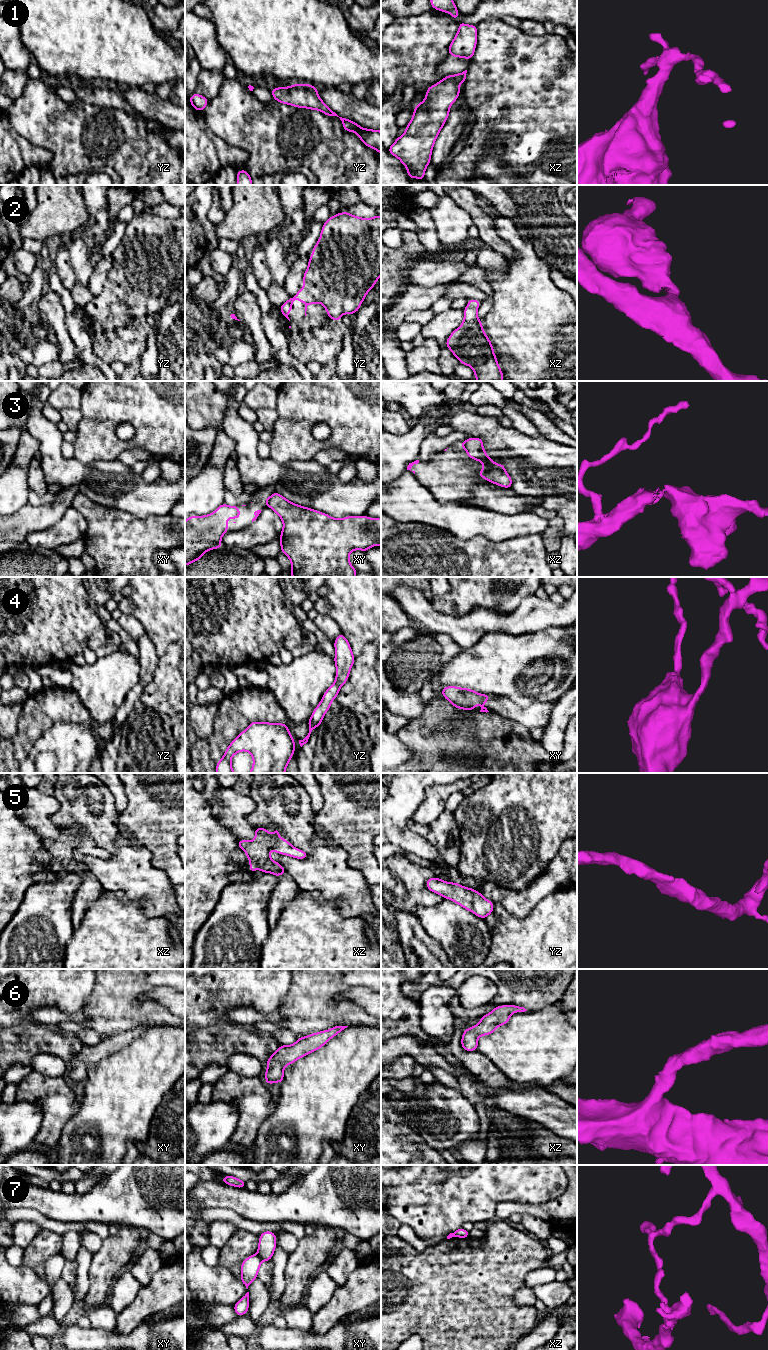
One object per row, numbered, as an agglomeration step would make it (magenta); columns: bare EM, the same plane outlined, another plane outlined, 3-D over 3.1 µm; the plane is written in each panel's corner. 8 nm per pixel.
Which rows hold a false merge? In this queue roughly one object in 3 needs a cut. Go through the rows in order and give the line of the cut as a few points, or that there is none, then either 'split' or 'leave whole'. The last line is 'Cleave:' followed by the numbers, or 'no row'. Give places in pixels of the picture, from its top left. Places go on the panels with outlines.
1: cut none; leave whole
2: cut none; leave whole
3: cut xy (269, 499), (266, 505); split
4: cut none; leave whole
5: cut none; leave whole
6: cut none; leave whole
7: cut xy (257, 1253), (263, 1260); split
Cleave: 3, 7

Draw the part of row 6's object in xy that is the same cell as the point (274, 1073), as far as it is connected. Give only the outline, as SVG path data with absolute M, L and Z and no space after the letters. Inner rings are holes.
M336 1025L329 1030L316 1032L308 1036L299 1037L292 1045L280 1045L277 1051L268 1058L265 1072L266 1085L281 1083L284 1079L284 1067L296 1060L320 1049L331 1038L348 1026Z

